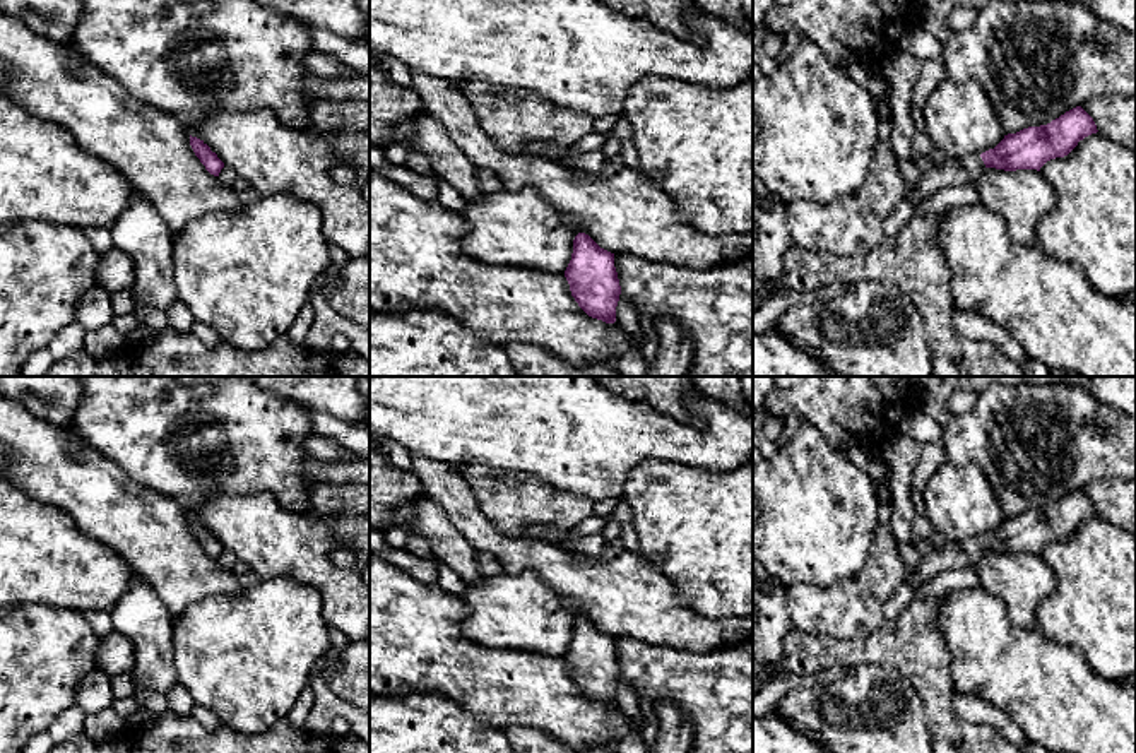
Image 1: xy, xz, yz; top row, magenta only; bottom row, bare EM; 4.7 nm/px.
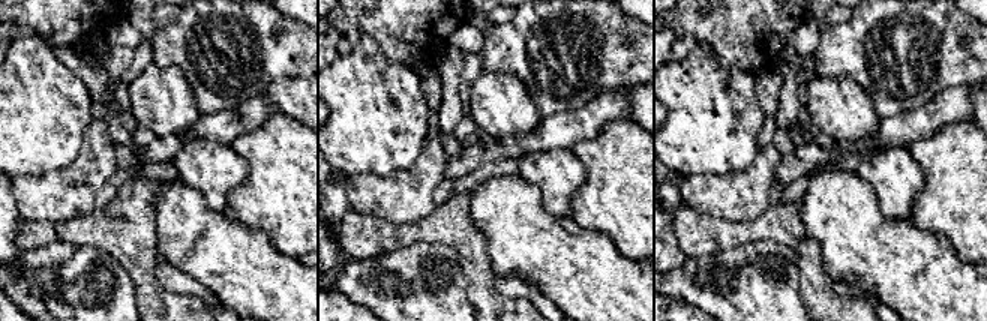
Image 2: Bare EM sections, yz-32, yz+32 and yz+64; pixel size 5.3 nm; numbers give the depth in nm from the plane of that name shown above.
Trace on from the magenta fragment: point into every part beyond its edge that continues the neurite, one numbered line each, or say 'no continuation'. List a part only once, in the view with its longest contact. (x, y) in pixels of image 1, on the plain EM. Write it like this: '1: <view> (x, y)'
1: yz (967, 553)

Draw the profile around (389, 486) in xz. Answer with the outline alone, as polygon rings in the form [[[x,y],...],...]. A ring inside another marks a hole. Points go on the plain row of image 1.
[[[370,448],[370,527],[385,532],[393,510],[421,493],[414,472],[395,467],[385,455]]]

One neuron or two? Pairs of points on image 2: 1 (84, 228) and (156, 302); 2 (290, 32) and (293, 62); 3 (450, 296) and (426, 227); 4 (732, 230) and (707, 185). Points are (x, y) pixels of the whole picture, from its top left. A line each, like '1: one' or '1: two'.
1: one
2: one
3: two
4: two

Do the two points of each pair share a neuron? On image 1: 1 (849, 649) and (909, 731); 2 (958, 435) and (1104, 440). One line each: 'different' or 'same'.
1: different
2: same

